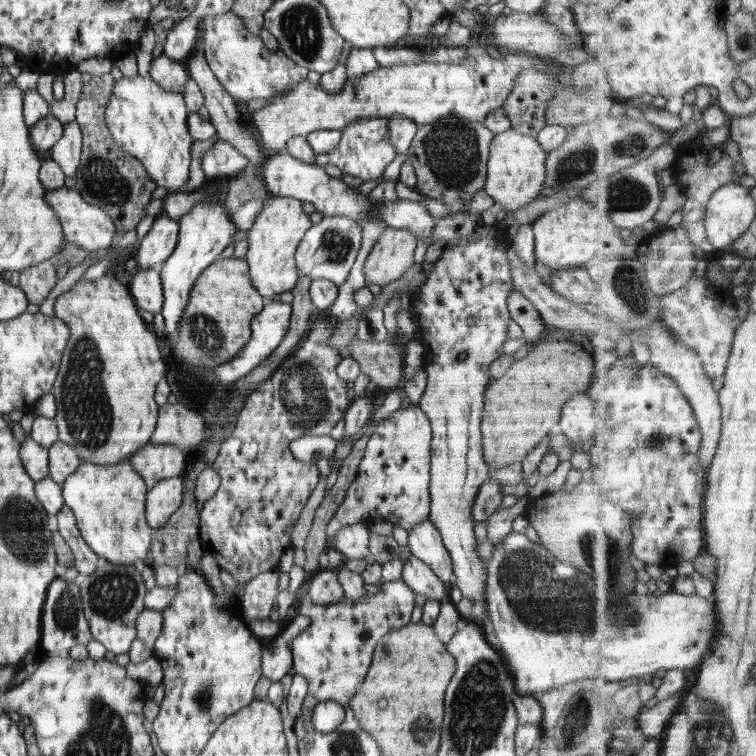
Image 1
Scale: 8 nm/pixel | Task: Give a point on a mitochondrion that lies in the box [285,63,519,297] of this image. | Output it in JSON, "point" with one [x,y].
{"point":[451,150]}

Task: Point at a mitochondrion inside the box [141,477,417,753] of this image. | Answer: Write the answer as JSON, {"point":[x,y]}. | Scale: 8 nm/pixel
{"point":[205,697]}

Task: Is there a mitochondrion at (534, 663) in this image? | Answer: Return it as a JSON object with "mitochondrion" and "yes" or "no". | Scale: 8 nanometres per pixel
{"mitochondrion":"no"}

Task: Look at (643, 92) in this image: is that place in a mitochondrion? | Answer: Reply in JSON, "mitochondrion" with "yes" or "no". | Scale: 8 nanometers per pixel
{"mitochondrion":"no"}

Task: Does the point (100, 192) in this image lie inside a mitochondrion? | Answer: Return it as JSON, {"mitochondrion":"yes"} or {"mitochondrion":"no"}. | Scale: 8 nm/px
{"mitochondrion":"yes"}

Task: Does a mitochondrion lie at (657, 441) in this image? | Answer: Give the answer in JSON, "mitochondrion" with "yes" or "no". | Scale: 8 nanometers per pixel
{"mitochondrion":"yes"}

